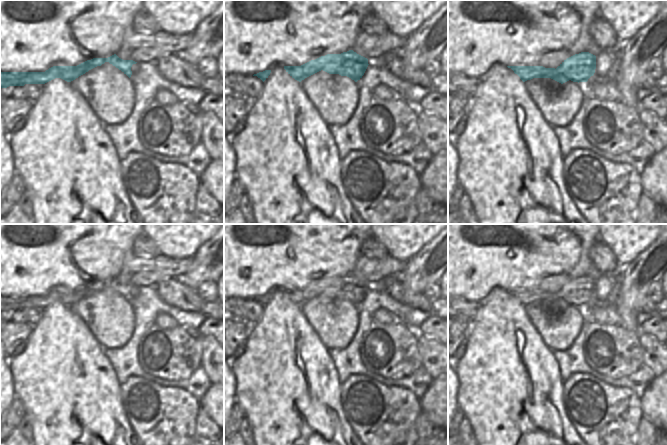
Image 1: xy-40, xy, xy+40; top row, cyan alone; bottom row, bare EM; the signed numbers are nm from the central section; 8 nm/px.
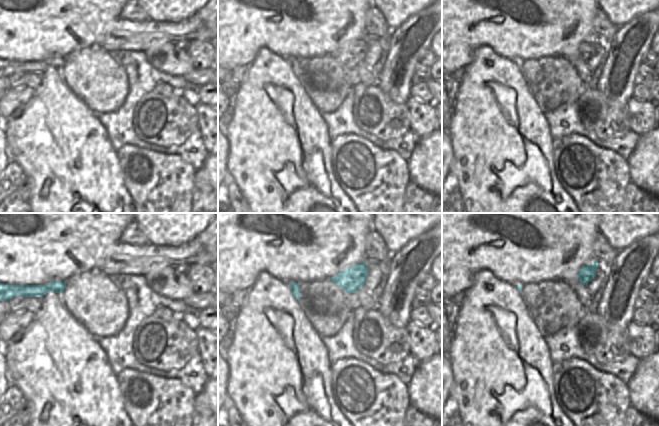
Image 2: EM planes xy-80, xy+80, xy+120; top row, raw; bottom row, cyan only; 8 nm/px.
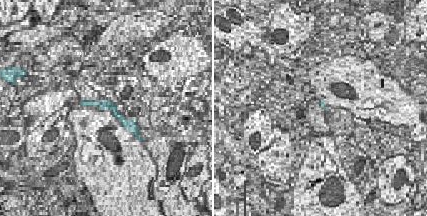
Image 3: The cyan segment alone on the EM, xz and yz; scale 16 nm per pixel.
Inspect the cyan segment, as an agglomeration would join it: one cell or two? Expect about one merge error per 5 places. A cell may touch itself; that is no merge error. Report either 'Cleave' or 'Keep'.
Keep.

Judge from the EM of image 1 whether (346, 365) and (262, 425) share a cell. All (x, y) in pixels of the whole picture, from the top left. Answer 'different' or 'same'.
different

